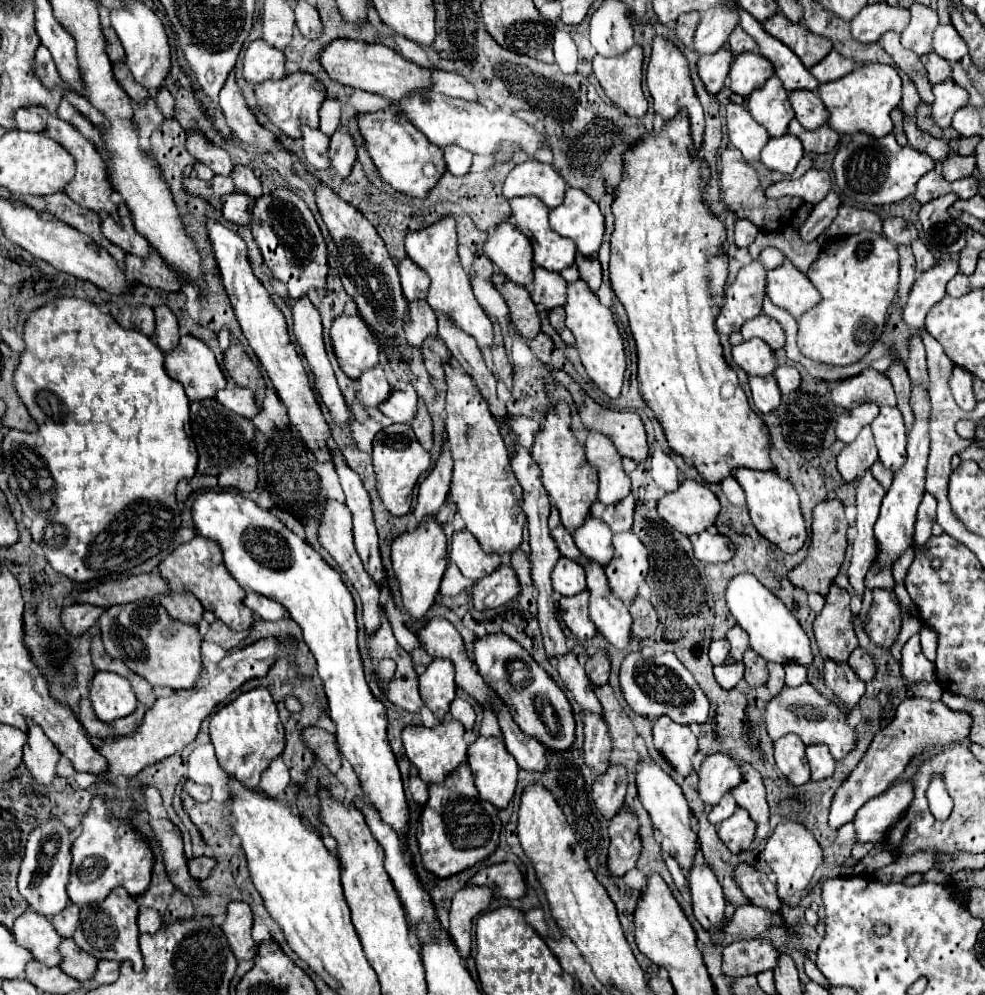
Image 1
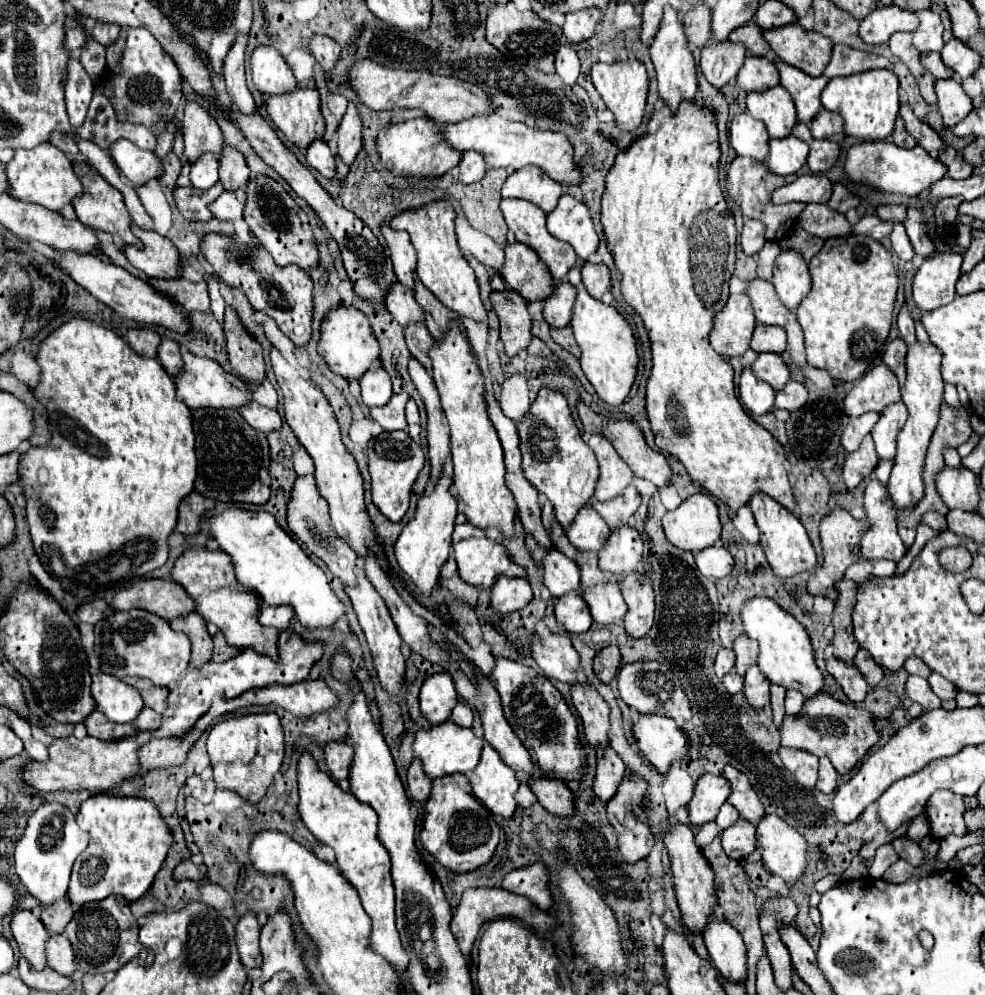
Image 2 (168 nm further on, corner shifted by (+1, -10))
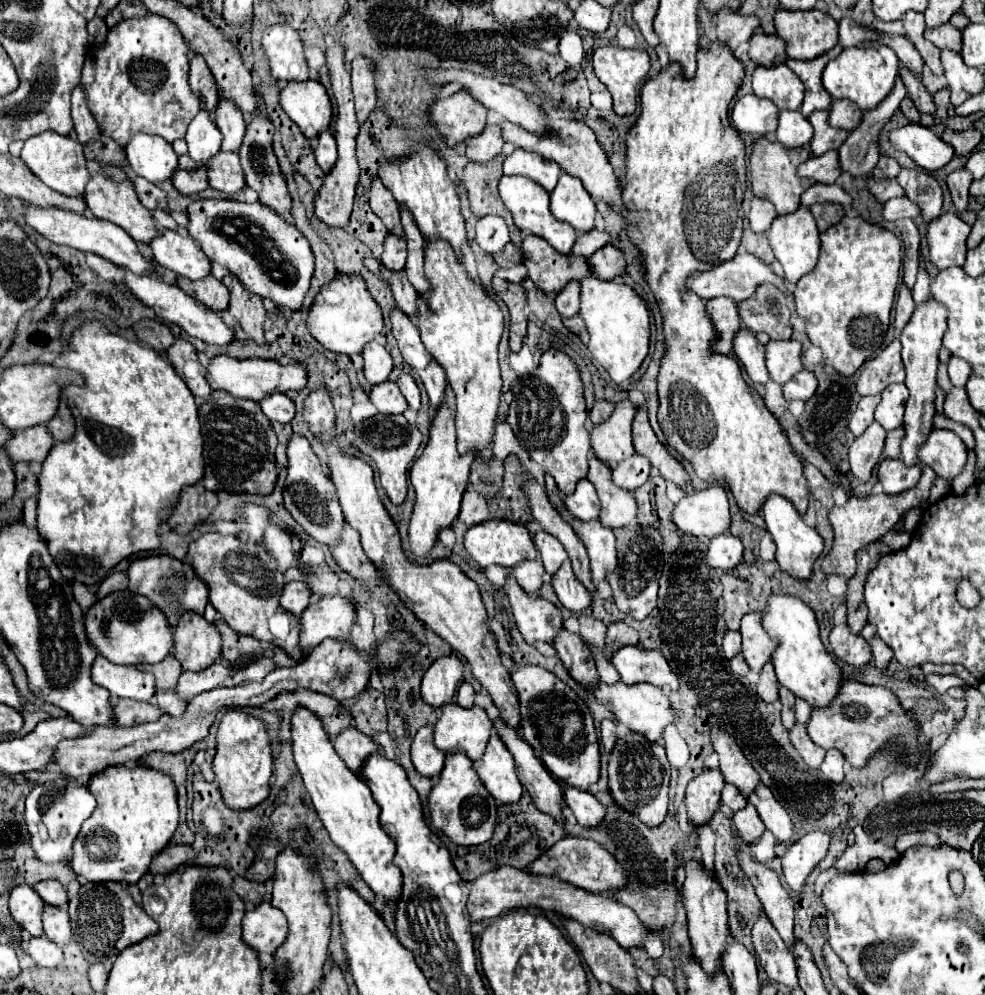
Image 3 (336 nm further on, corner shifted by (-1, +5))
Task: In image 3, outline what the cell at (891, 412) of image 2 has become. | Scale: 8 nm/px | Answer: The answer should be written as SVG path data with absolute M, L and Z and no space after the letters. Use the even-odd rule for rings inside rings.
M890 384L882 392L882 400L876 408L876 422L886 430L894 430L902 424L904 404L908 400L908 388L904 384Z

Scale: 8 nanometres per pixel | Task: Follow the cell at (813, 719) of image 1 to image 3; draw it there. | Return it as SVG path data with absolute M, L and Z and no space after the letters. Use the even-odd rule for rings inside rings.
M844 680L840 686L840 694L834 698L832 706L814 708L806 728L814 744L818 744L824 750L838 748L854 768L864 768L874 758L874 754L882 752L892 742L904 744L908 748L908 754L904 758L898 756L898 762L904 762L910 768L920 770L932 758L918 744L920 730L916 720L900 706L896 694L882 686L868 686L856 680Z

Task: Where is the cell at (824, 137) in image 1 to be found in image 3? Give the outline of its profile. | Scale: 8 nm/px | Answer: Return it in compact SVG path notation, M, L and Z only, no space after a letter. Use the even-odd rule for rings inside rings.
M814 112L808 120L814 126L814 138L810 142L810 148L812 148L814 156L820 156L828 150L838 150L840 144L848 138L846 130L832 128L828 124L828 112Z

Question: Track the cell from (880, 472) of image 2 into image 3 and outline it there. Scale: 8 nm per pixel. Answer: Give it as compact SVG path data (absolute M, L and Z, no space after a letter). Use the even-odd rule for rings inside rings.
M904 426L888 432L888 436L886 436L886 448L884 448L884 454L888 458L898 458L900 456L900 440L902 438L904 438Z

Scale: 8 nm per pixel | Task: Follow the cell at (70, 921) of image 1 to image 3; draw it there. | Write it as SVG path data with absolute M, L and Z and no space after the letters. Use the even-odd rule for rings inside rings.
M40 880L34 884L34 890L40 894L40 898L46 902L46 904L52 904L52 906L62 906L68 896L66 896L66 890L64 886L58 882L58 880Z

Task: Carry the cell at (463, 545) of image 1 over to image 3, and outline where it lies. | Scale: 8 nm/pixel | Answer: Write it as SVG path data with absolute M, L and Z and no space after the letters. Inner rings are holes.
M498 518L470 526L470 530L464 536L464 546L466 546L468 554L474 558L474 562L478 562L478 566L482 566L482 568L486 568L490 564L514 568L518 562L534 560L538 554L534 540L524 526L514 524L510 520L498 520Z

